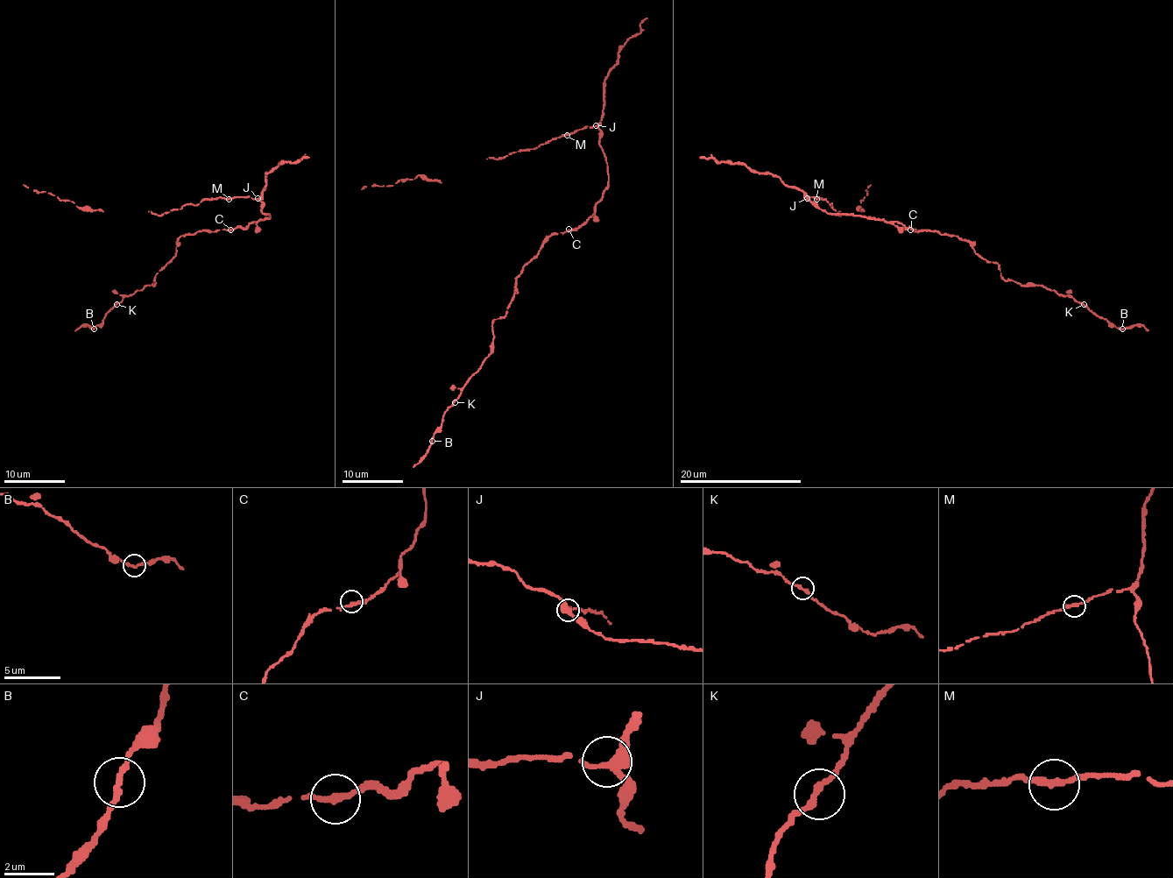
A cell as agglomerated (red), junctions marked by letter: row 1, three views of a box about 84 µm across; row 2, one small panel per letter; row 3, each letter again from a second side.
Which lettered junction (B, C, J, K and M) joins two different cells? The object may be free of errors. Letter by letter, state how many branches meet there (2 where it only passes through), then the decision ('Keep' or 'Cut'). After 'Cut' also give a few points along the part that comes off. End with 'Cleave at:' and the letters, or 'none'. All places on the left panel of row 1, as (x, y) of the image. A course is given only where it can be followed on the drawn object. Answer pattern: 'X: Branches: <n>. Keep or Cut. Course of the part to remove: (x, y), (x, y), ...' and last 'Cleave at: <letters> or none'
B: Branches: 2. Keep
C: Branches: 2. Keep
J: Branches: 2. Keep
K: Branches: 2. Keep
M: Branches: 2. Keep
Cleave at: none

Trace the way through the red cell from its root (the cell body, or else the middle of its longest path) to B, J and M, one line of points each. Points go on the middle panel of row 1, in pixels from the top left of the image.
B: (594, 212), (577, 228), (553, 234), (523, 267), (506, 315), (492, 322), (492, 352), (445, 412), (432, 441)
J: (594, 212), (594, 206), (608, 185), (604, 153), (599, 144), (600, 130), (596, 125)
M: (594, 212), (594, 206), (608, 185), (604, 153), (599, 144), (600, 130), (593, 125), (567, 135)

